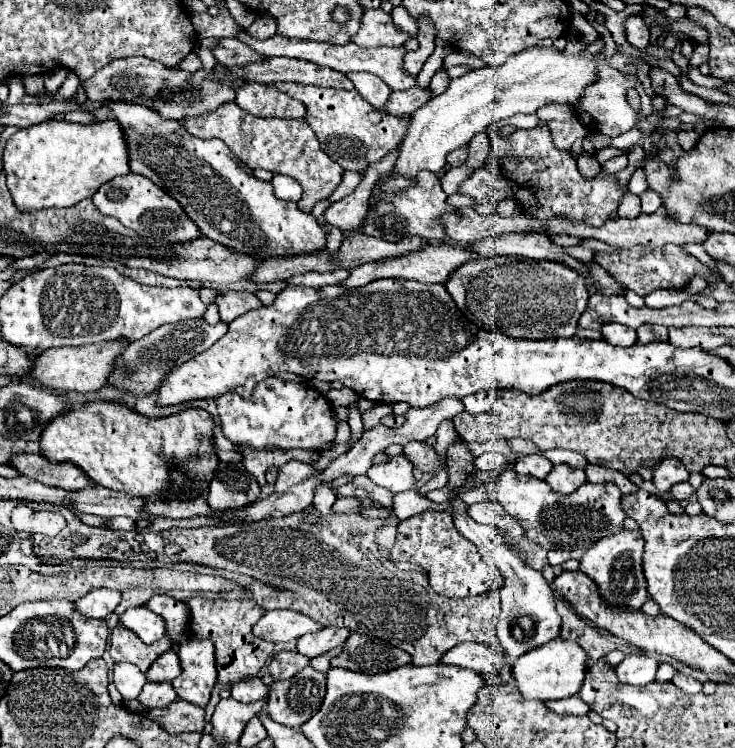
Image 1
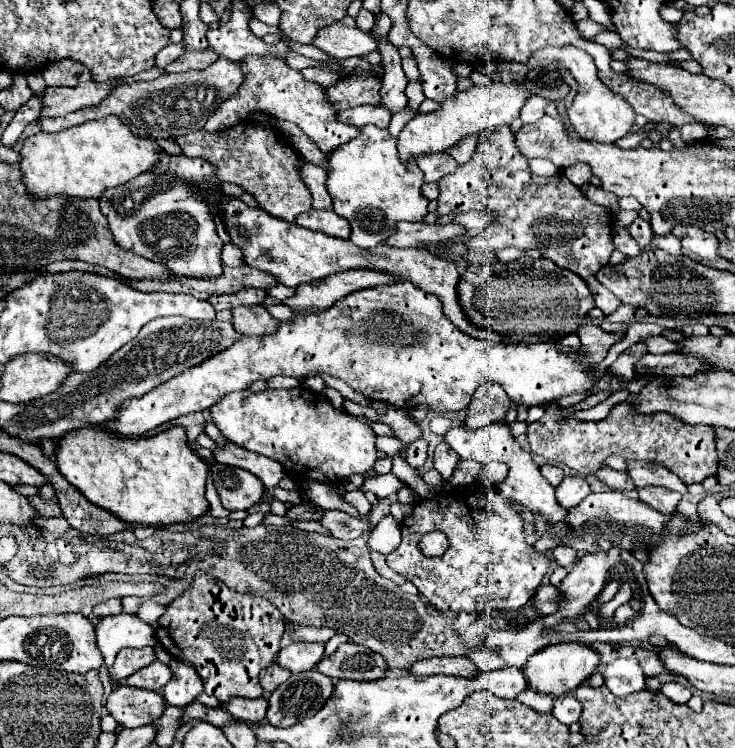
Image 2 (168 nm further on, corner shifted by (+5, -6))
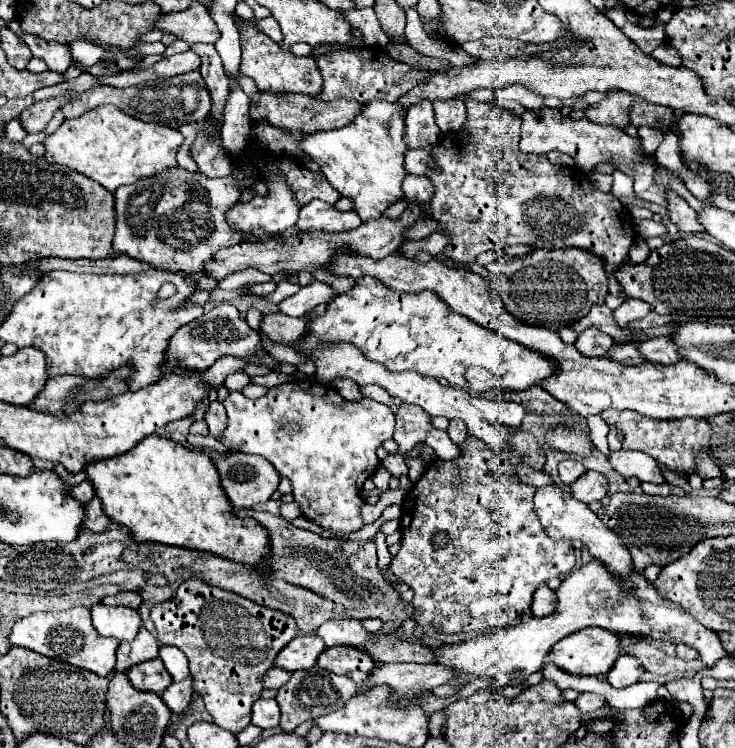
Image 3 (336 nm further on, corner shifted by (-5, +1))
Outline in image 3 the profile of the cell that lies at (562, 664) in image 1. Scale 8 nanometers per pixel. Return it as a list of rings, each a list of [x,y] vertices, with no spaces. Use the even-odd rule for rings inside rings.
[[[581,629],[581,633],[571,633],[571,637],[555,643],[549,661],[573,675],[605,675],[619,655],[621,641],[617,633],[607,629]]]

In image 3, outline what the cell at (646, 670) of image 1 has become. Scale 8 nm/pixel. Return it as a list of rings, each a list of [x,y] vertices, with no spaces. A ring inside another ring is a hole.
[[[621,655],[613,669],[607,673],[607,681],[615,687],[615,689],[623,689],[629,687],[633,683],[639,681],[639,677],[645,673],[645,669],[639,665],[639,661],[631,655]]]

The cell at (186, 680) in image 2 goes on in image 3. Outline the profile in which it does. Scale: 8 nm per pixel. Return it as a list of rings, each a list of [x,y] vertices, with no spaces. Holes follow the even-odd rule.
[[[187,677],[185,681],[179,681],[179,683],[173,683],[171,687],[167,687],[161,695],[161,699],[165,701],[165,705],[169,707],[169,711],[173,715],[179,715],[183,713],[189,703],[191,703],[191,697],[193,697],[193,689],[191,689],[191,677]]]

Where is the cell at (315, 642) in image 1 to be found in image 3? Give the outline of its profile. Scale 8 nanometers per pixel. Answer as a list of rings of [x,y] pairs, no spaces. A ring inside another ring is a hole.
[[[299,635],[287,643],[275,657],[275,667],[285,671],[309,669],[317,663],[317,657],[325,651],[325,643],[319,635]]]

